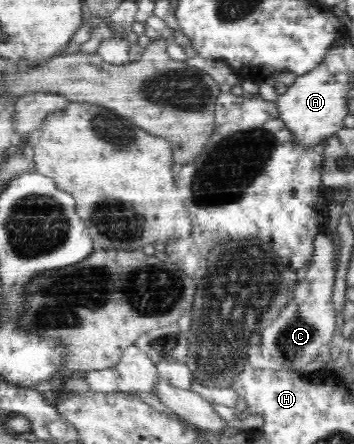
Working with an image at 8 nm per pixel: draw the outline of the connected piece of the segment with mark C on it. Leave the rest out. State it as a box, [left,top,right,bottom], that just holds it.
[247,233,335,370]

